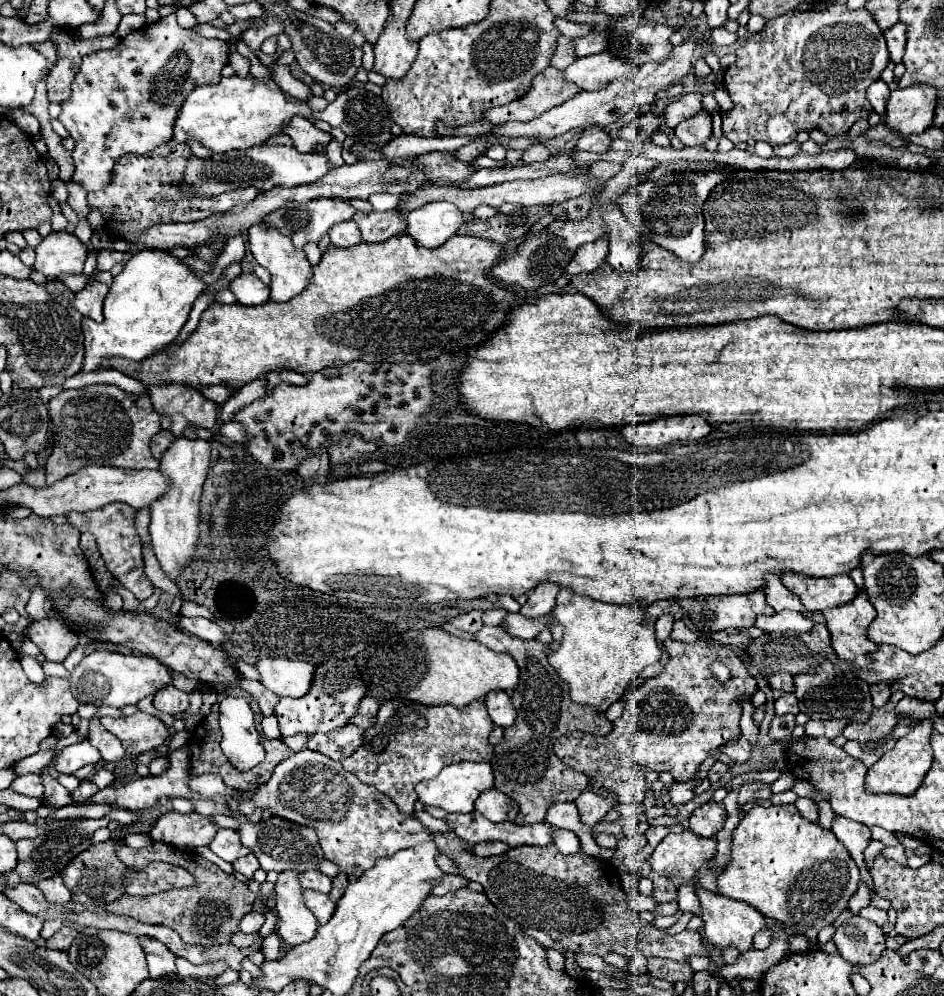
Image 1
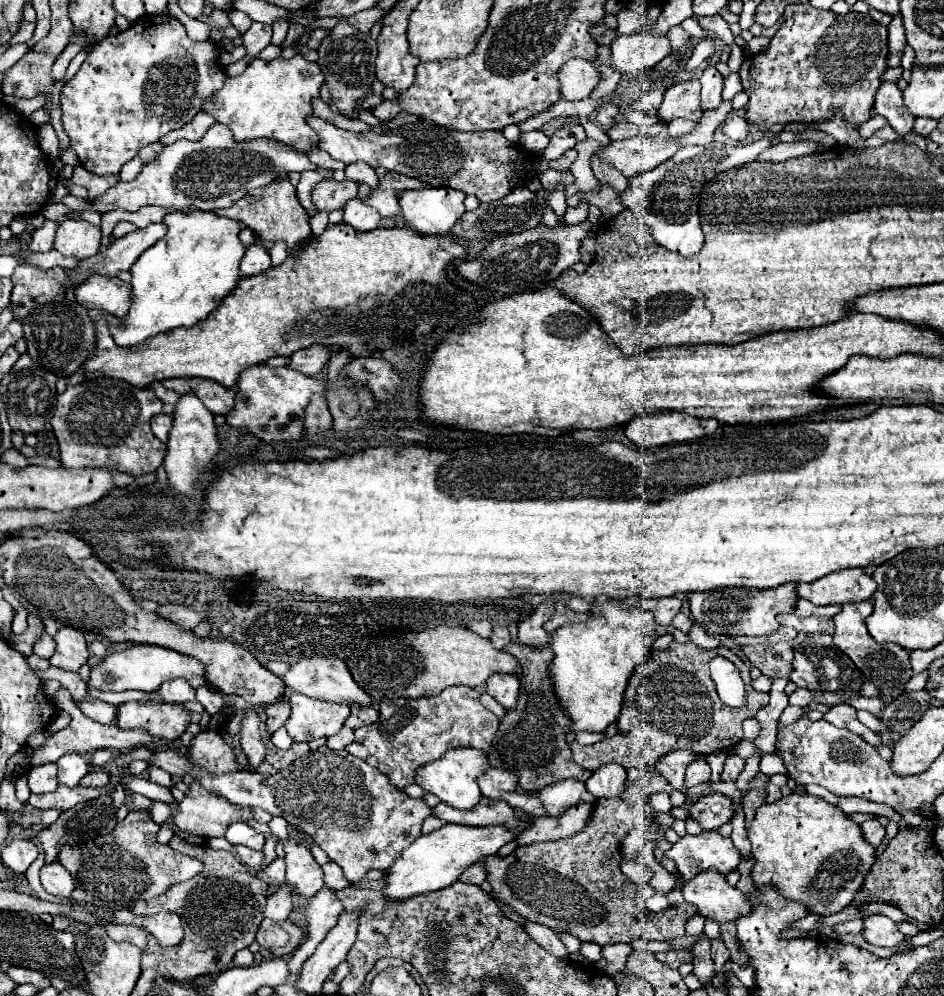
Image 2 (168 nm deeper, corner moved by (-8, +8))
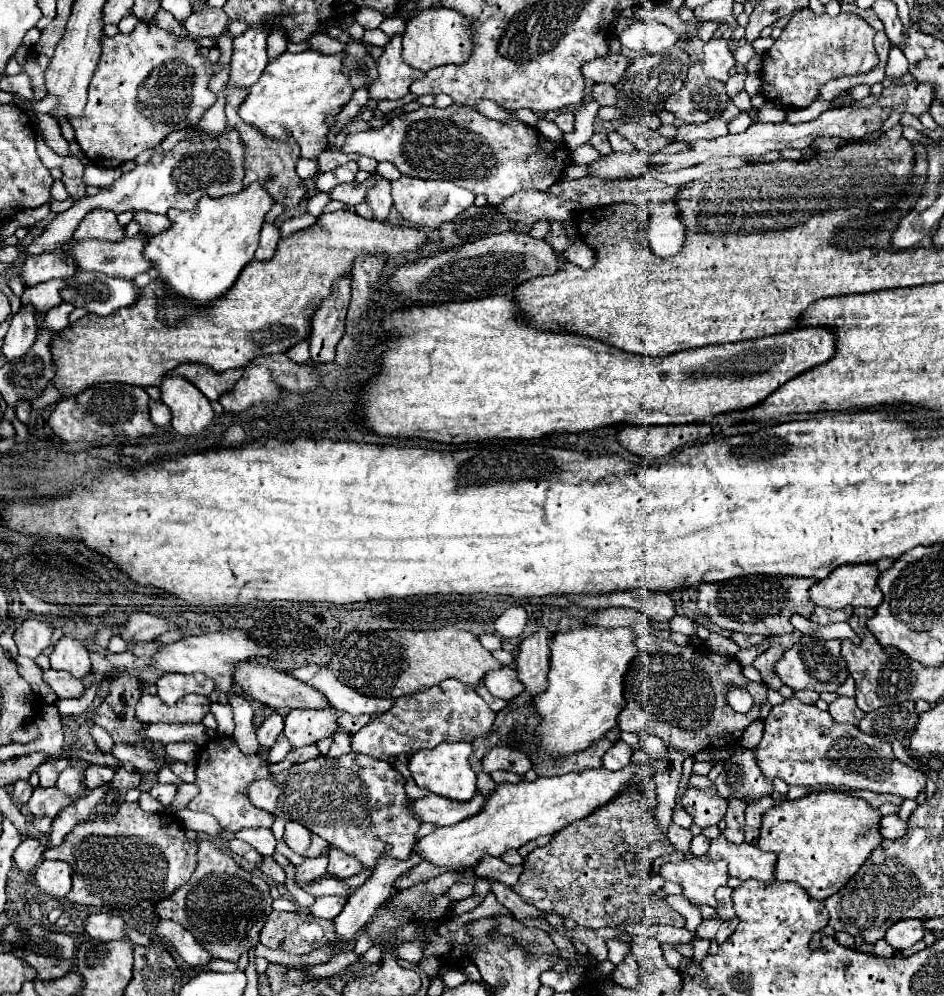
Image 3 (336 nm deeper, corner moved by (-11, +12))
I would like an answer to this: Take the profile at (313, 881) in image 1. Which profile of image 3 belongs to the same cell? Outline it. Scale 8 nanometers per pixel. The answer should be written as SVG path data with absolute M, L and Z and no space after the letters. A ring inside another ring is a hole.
M331 849L329 853L329 875L335 879L347 879L363 871L363 865L355 861L355 857L343 853L341 849Z

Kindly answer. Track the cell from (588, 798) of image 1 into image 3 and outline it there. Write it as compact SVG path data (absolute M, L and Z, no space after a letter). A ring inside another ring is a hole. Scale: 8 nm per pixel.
M617 741L617 745L613 743L613 747L603 755L605 769L619 771L619 769L627 767L631 761L631 753L633 753L633 749L627 743L623 743L623 741Z

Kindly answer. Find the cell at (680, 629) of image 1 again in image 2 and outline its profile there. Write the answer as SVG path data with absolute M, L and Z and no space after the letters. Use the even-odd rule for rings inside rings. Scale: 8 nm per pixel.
M694 623L692 625L692 629L690 629L690 633L688 633L688 637L690 637L690 641L694 643L694 645L698 645L698 647L704 647L704 649L714 649L714 647L718 647L720 643L714 639L714 637L710 637L698 623Z

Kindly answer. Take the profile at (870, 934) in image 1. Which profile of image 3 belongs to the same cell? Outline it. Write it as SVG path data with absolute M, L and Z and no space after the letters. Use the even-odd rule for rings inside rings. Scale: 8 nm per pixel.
M903 919L899 923L895 923L887 935L885 941L893 947L893 949L909 949L911 945L915 945L917 941L921 941L925 937L925 925L919 919Z

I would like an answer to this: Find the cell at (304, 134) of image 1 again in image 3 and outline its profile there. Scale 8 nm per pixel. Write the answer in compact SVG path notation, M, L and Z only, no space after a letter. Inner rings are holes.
M451 105L447 109L437 107L421 107L413 113L405 113L393 121L389 121L383 129L369 129L365 133L347 135L347 143L341 147L343 153L359 153L365 157L373 157L377 161L393 163L401 173L421 179L443 179L453 181L459 187L473 191L475 195L483 193L491 205L499 205L505 197L523 191L537 189L547 191L553 183L557 183L571 165L569 149L563 141L551 141L543 133L533 127L519 123L517 119L511 123L493 121L483 117L477 109L467 109L467 105Z

